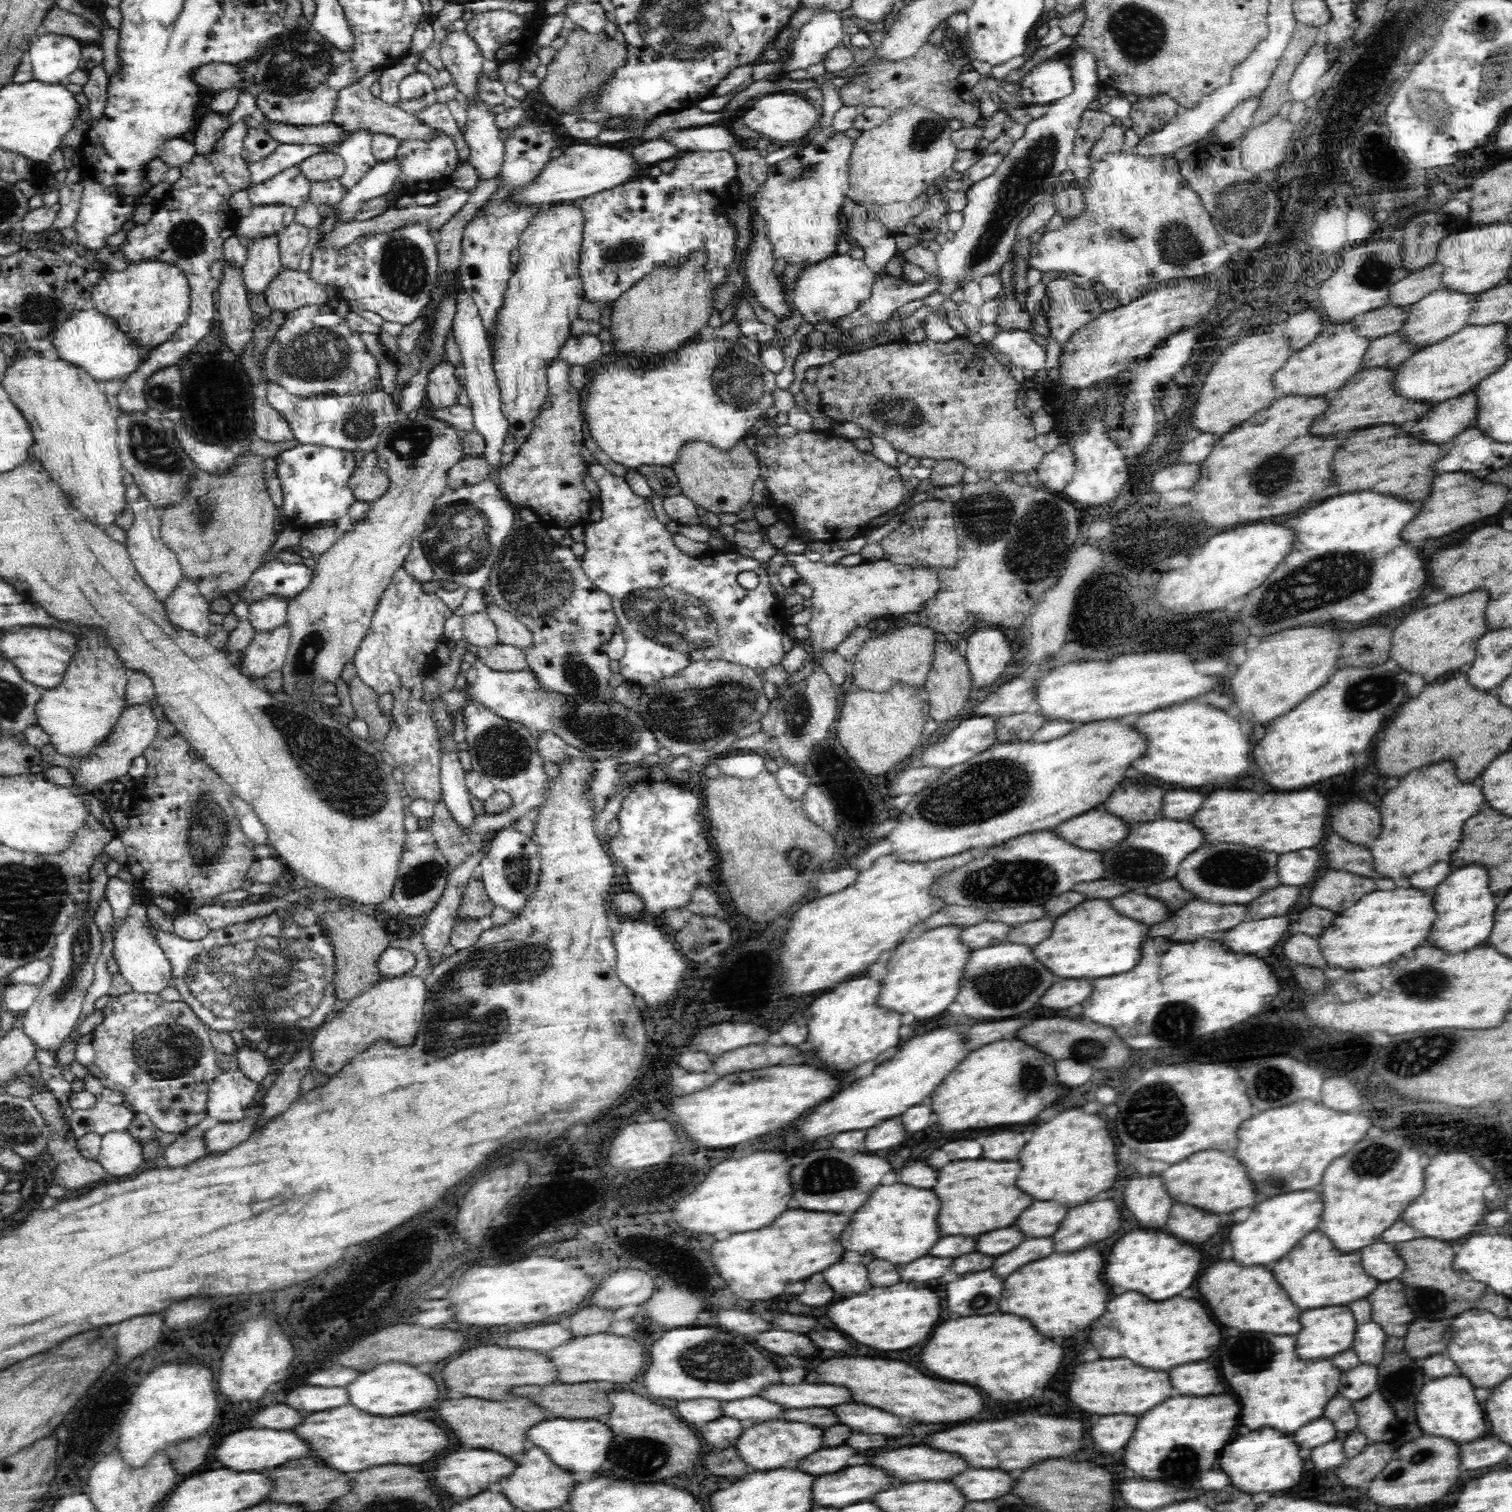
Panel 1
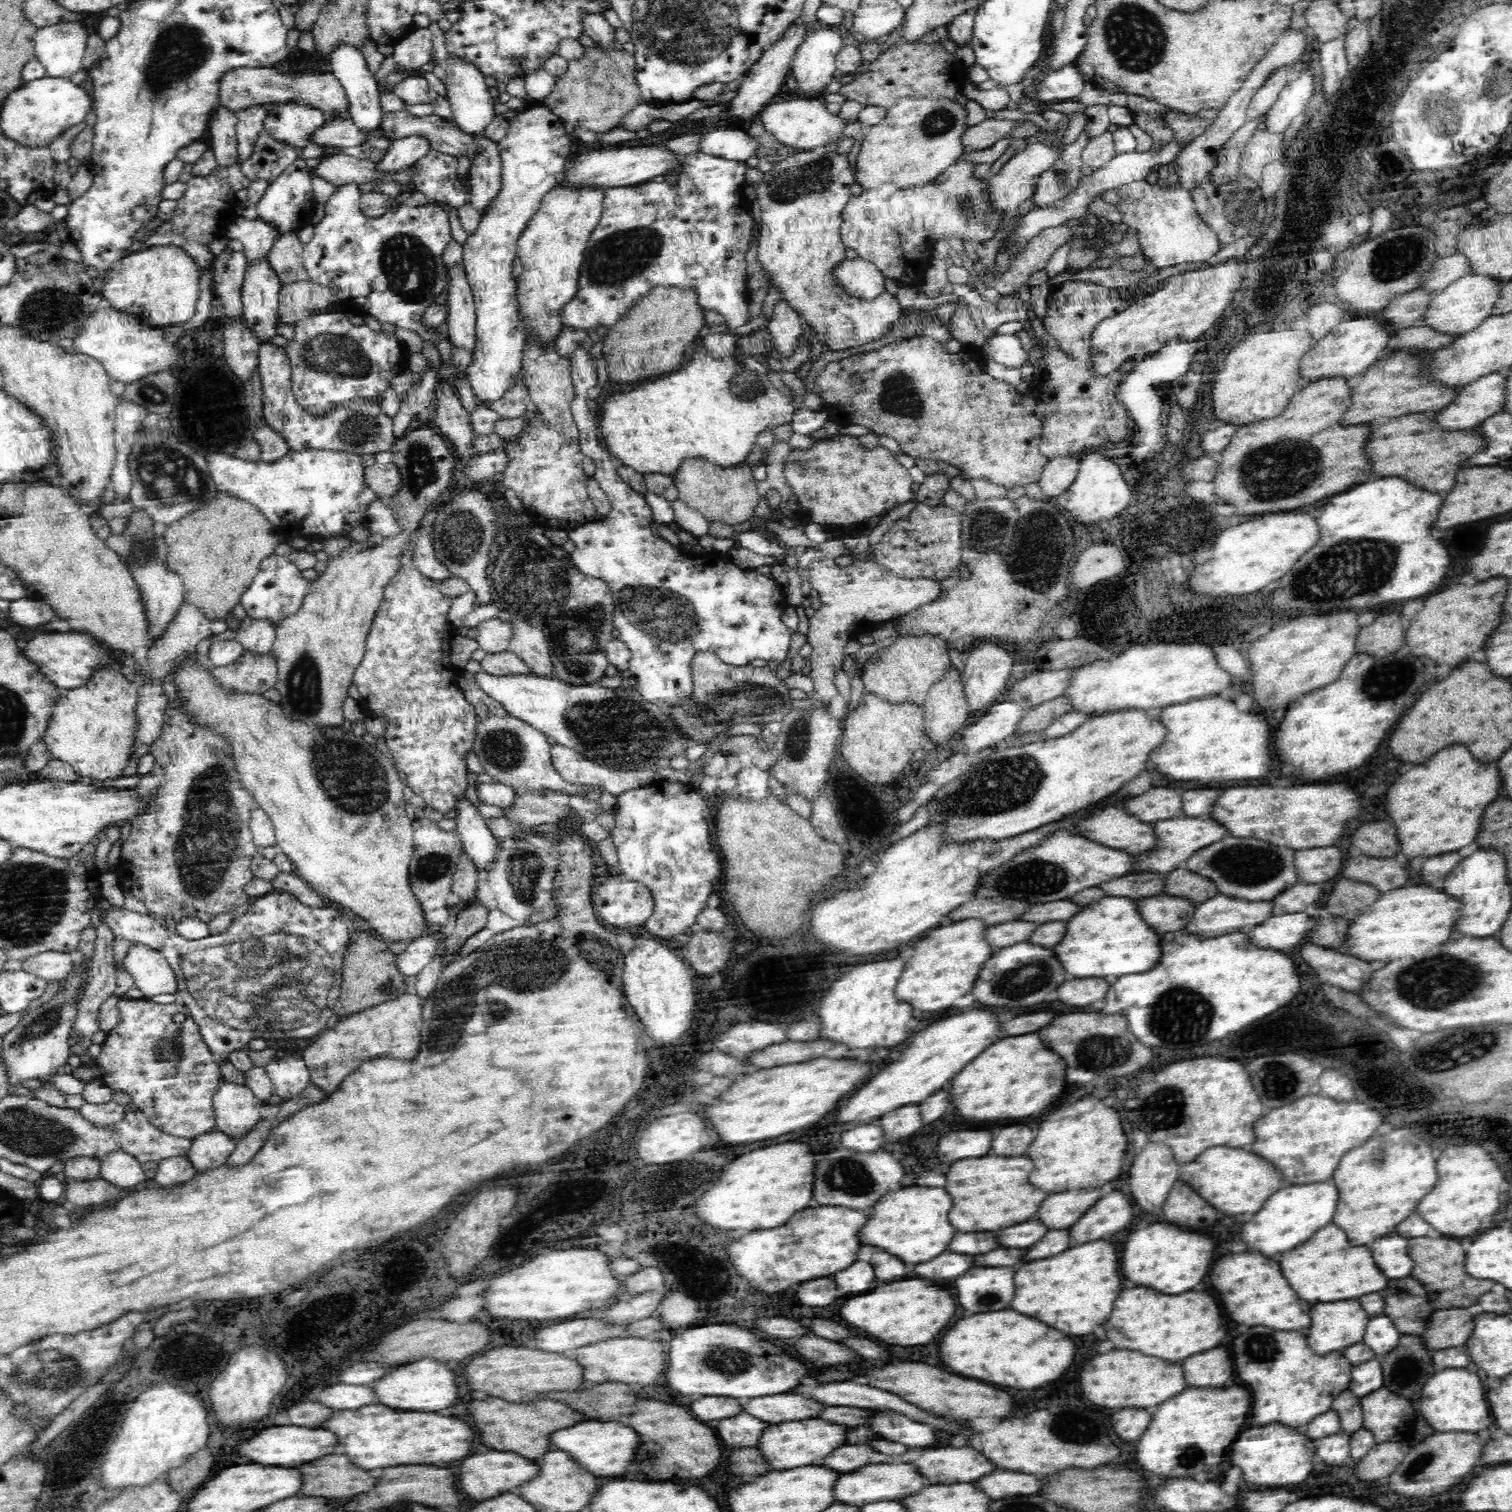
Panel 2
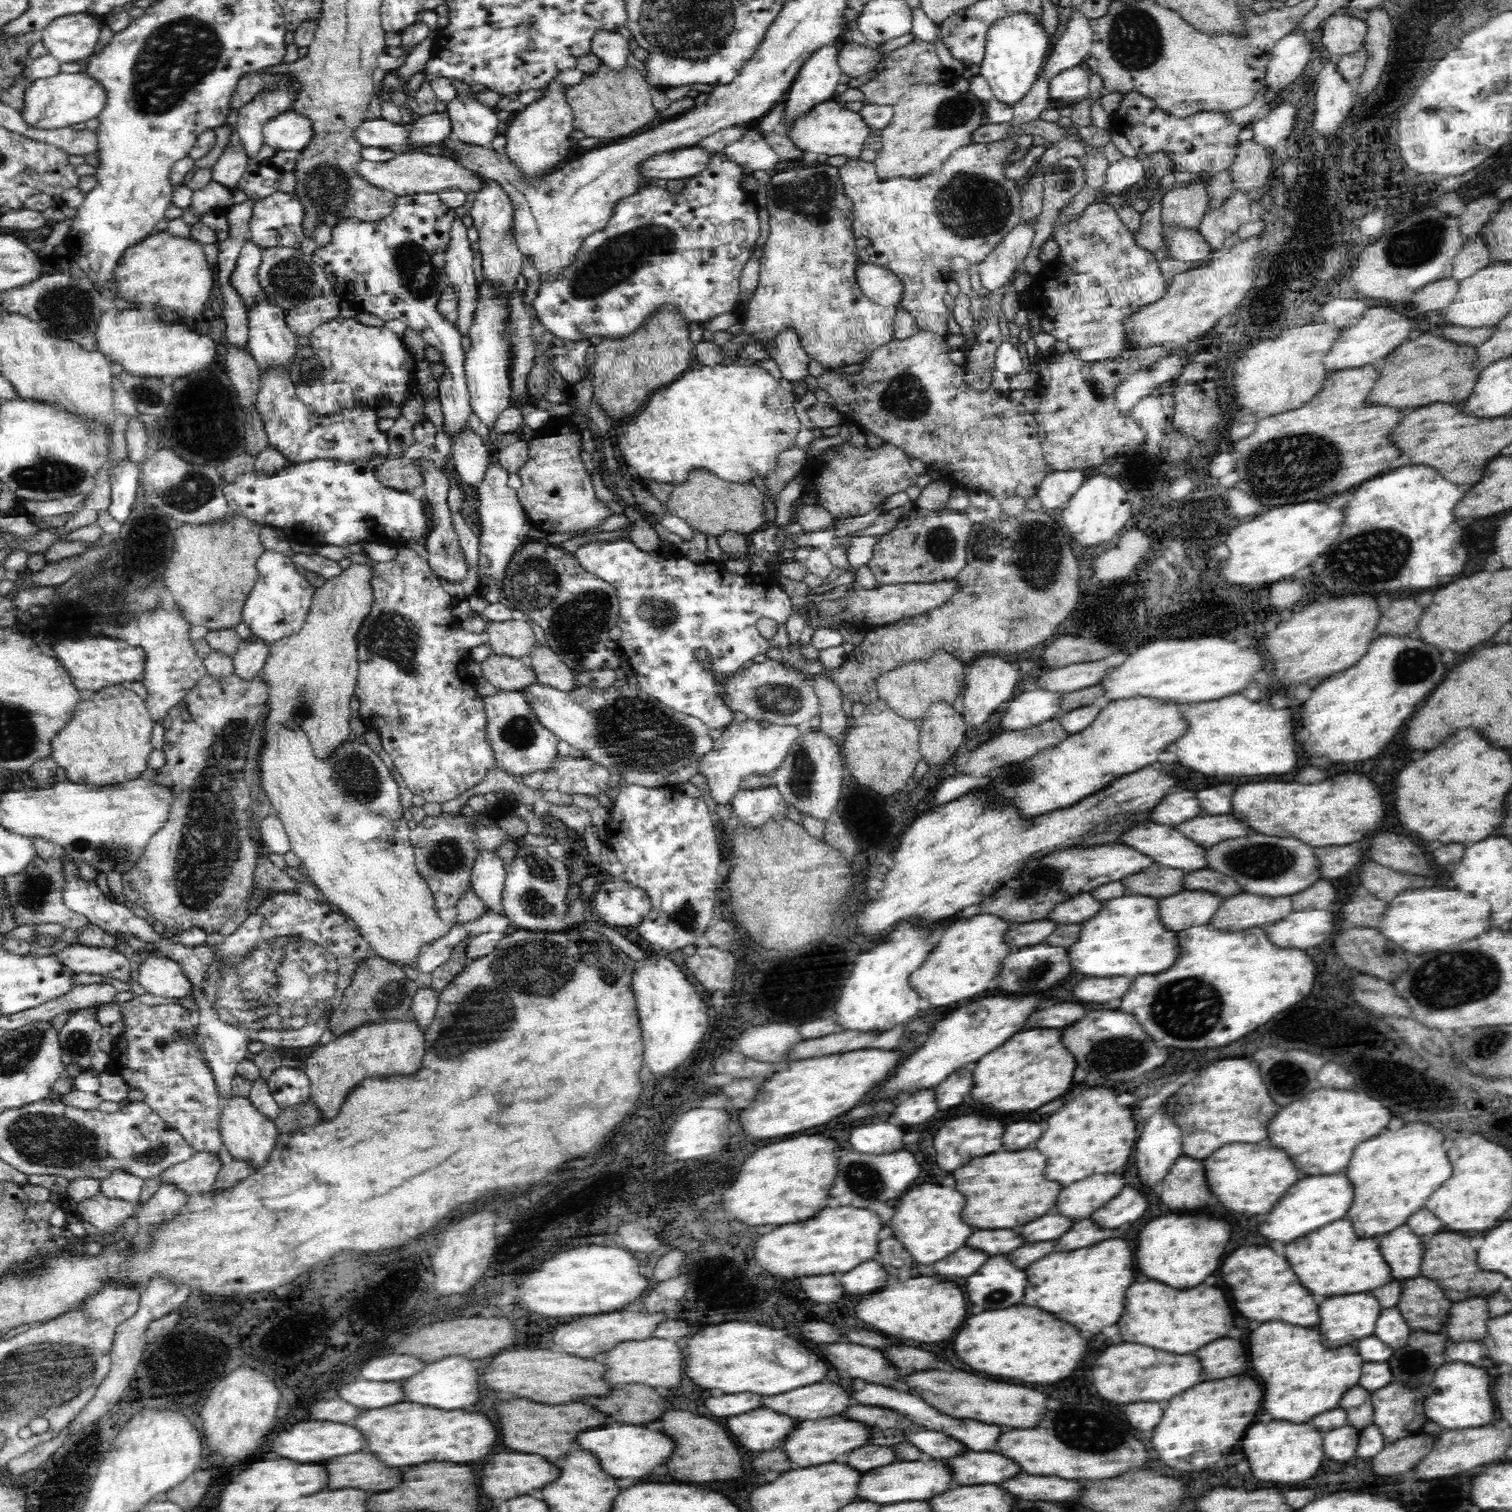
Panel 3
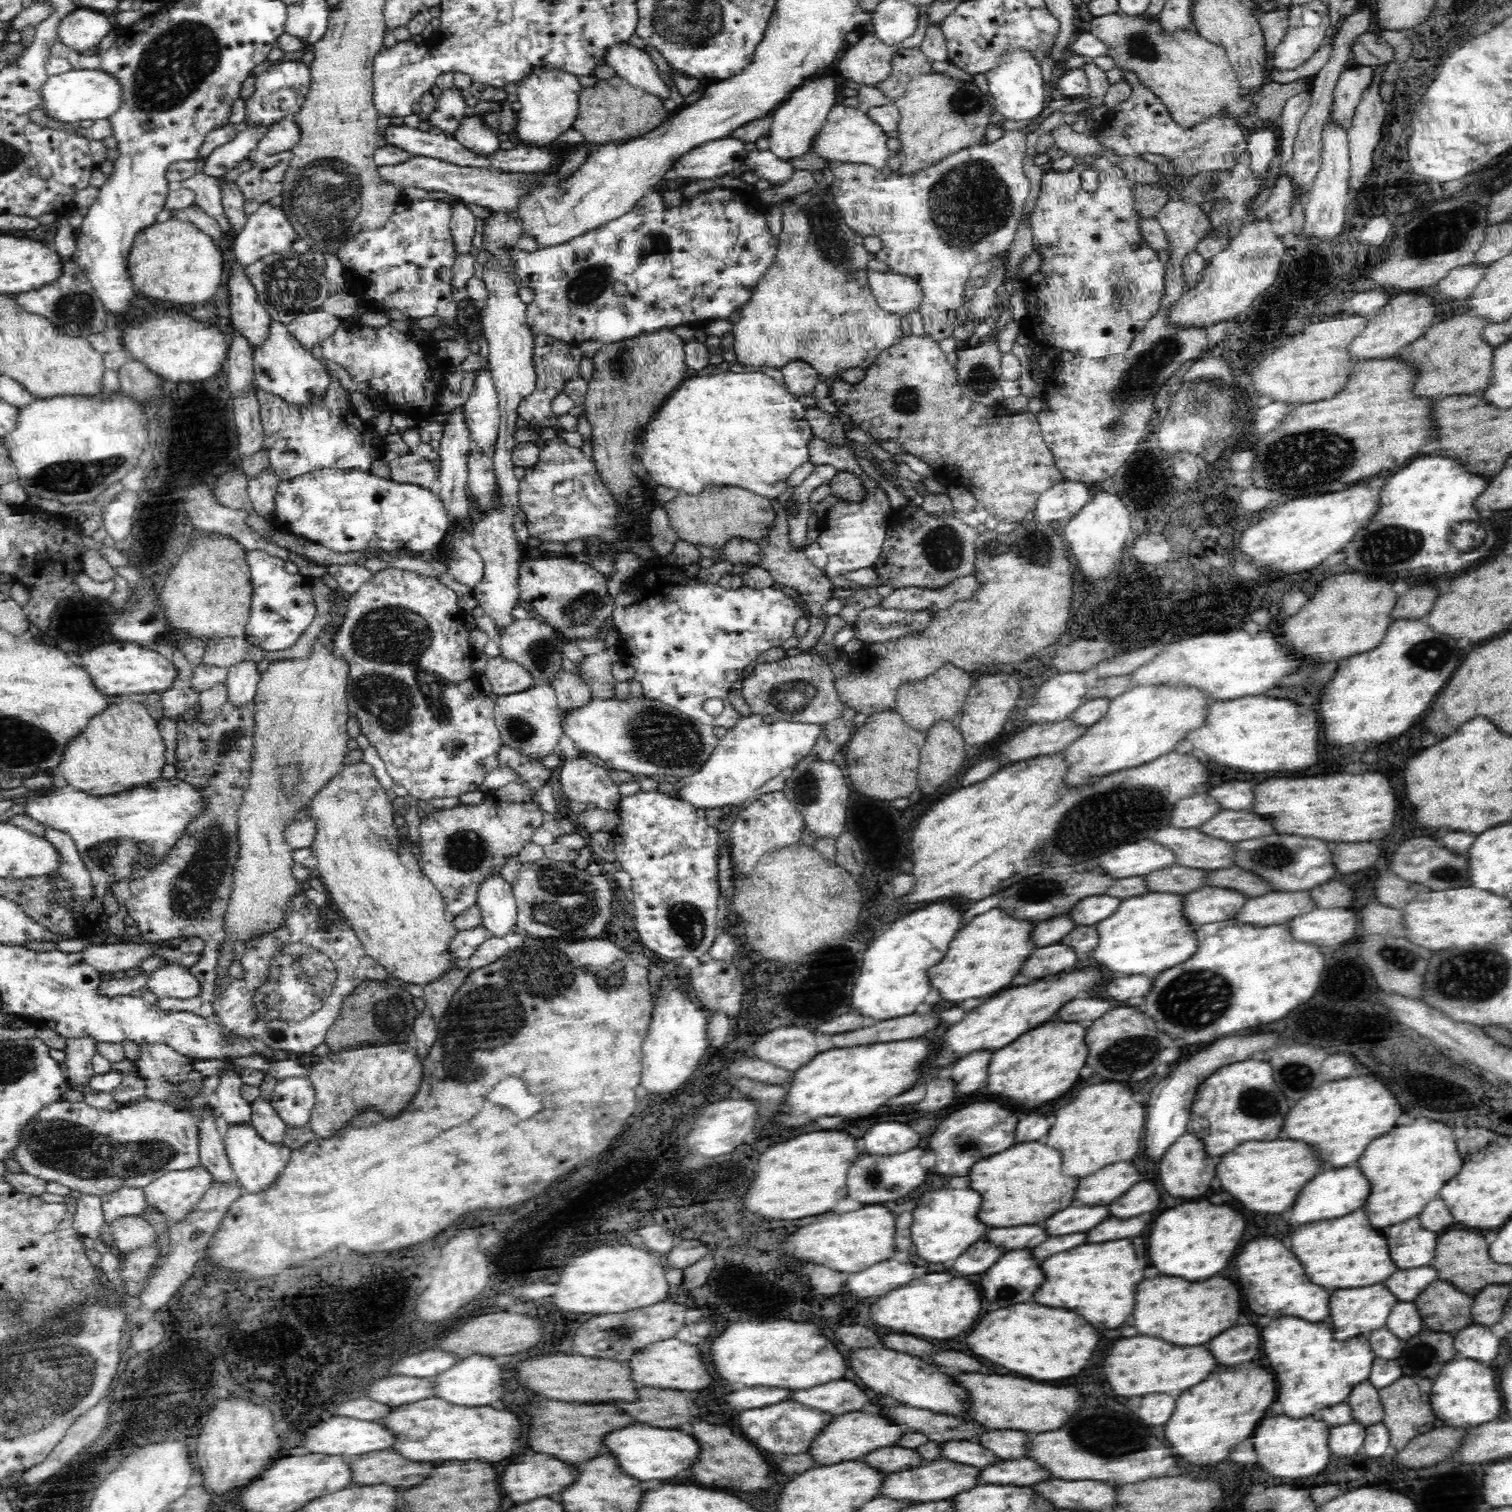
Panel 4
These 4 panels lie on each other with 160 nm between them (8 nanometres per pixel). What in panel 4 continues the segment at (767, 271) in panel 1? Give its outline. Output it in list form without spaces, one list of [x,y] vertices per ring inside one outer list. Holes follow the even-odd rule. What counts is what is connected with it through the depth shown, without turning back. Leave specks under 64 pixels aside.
[[[791,361],[782,366],[781,371],[786,388],[797,398],[812,394],[814,386],[818,384],[819,372],[802,361]]]

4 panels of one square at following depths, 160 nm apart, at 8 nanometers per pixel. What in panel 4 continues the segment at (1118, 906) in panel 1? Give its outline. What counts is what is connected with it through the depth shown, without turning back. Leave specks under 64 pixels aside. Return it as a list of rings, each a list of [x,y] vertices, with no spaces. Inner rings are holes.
[[[1202,886],[1195,892],[1188,893],[1184,898],[1184,914],[1190,926],[1198,928],[1228,919],[1234,919],[1238,910],[1242,910],[1248,897],[1234,889]]]

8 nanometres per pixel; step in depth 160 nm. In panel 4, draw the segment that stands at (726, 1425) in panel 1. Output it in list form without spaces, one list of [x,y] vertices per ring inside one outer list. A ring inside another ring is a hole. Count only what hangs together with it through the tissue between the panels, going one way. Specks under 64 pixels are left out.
[[[786,1400],[786,1402],[766,1406],[766,1408],[744,1410],[740,1414],[740,1428],[742,1428],[744,1436],[758,1448],[776,1455],[790,1455],[807,1452],[814,1436],[818,1436],[818,1432],[822,1432],[822,1428],[826,1428],[826,1424],[830,1424],[830,1420],[832,1420],[832,1416],[826,1412],[812,1410],[804,1404]]]

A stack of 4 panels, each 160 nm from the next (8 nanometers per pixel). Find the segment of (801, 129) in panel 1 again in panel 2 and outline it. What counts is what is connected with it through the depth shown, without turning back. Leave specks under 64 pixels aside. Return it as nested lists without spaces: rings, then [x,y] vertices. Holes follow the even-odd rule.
[[[821,97],[817,98],[776,98],[768,102],[766,108],[762,108],[758,114],[758,122],[762,124],[766,132],[774,135],[778,142],[788,151],[814,150],[824,147],[832,140],[842,140],[846,121],[833,114],[826,107],[826,102]]]

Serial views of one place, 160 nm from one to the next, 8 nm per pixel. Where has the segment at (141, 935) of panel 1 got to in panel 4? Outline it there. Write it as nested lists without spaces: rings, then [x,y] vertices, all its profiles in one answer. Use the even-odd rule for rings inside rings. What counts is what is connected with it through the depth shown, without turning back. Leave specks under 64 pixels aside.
[[[166,963],[150,973],[146,988],[158,998],[169,998],[172,1002],[178,1002],[200,994],[200,981],[190,969],[180,964]]]

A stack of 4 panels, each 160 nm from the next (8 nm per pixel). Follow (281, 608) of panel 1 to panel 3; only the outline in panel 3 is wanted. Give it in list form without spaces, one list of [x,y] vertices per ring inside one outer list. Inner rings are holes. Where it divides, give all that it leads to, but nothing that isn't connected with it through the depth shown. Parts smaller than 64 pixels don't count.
[[[258,636],[255,641],[240,640],[240,646],[233,656],[233,674],[242,680],[254,680],[265,665],[269,646]]]

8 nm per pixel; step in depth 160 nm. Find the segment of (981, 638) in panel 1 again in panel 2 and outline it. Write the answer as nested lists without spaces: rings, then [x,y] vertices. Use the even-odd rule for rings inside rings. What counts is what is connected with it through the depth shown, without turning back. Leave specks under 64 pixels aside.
[[[992,641],[980,642],[980,646],[972,647],[972,650],[969,651],[970,656],[966,660],[963,671],[963,685],[970,715],[975,715],[982,713],[992,706],[996,699],[1004,696],[1006,684],[1008,684],[1008,678],[1010,678],[1010,672],[1012,672],[1015,662],[1008,654],[1008,650],[992,644]]]

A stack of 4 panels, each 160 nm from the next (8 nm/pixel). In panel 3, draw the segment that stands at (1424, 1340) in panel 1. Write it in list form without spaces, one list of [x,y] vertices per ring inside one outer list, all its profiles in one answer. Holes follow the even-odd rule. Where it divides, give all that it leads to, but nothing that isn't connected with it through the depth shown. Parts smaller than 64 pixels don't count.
[[[1488,1297],[1462,1299],[1450,1306],[1450,1316],[1441,1332],[1449,1341],[1480,1340],[1486,1336],[1486,1322],[1492,1317]]]

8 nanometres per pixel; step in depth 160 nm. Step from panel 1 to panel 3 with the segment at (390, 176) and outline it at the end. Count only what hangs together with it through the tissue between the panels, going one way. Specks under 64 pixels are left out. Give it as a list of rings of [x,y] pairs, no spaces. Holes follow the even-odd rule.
[[[448,111],[417,115],[408,124],[408,141],[410,149],[414,152],[422,151],[423,148],[442,143],[442,140],[452,132],[452,123]]]

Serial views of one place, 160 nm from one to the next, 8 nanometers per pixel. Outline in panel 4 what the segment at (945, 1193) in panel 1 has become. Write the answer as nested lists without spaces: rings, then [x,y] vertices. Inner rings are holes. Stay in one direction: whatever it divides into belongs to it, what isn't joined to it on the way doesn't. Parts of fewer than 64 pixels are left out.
[[[1042,1142],[1014,1144],[1012,1148],[994,1154],[974,1164],[970,1172],[970,1188],[982,1194],[980,1220],[988,1226],[1008,1228],[1018,1224],[1038,1224],[1048,1220],[1054,1212],[1068,1208],[1074,1202],[1074,1188],[1080,1178],[1062,1174],[1062,1154]]]

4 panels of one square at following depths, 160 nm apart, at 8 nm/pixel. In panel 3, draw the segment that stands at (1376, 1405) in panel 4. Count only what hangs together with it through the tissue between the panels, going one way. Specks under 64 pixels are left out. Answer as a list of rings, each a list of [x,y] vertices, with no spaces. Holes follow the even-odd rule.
[[[1354,1386],[1340,1400],[1340,1406],[1348,1412],[1348,1424],[1350,1426],[1362,1430],[1373,1423],[1374,1407],[1371,1403],[1370,1394],[1370,1391],[1364,1390],[1360,1386]]]

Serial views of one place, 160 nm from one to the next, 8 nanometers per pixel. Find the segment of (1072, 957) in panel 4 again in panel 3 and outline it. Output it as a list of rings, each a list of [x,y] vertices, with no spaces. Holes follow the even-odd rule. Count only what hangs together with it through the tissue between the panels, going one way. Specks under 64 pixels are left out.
[[[1036,944],[1030,948],[1020,948],[1018,952],[1010,954],[1002,962],[1002,982],[998,984],[1000,990],[1004,992],[1026,992],[1026,994],[1036,994],[1052,988],[1056,982],[1066,978],[1072,972],[1070,968],[1070,956],[1066,948],[1056,948],[1048,944]]]

